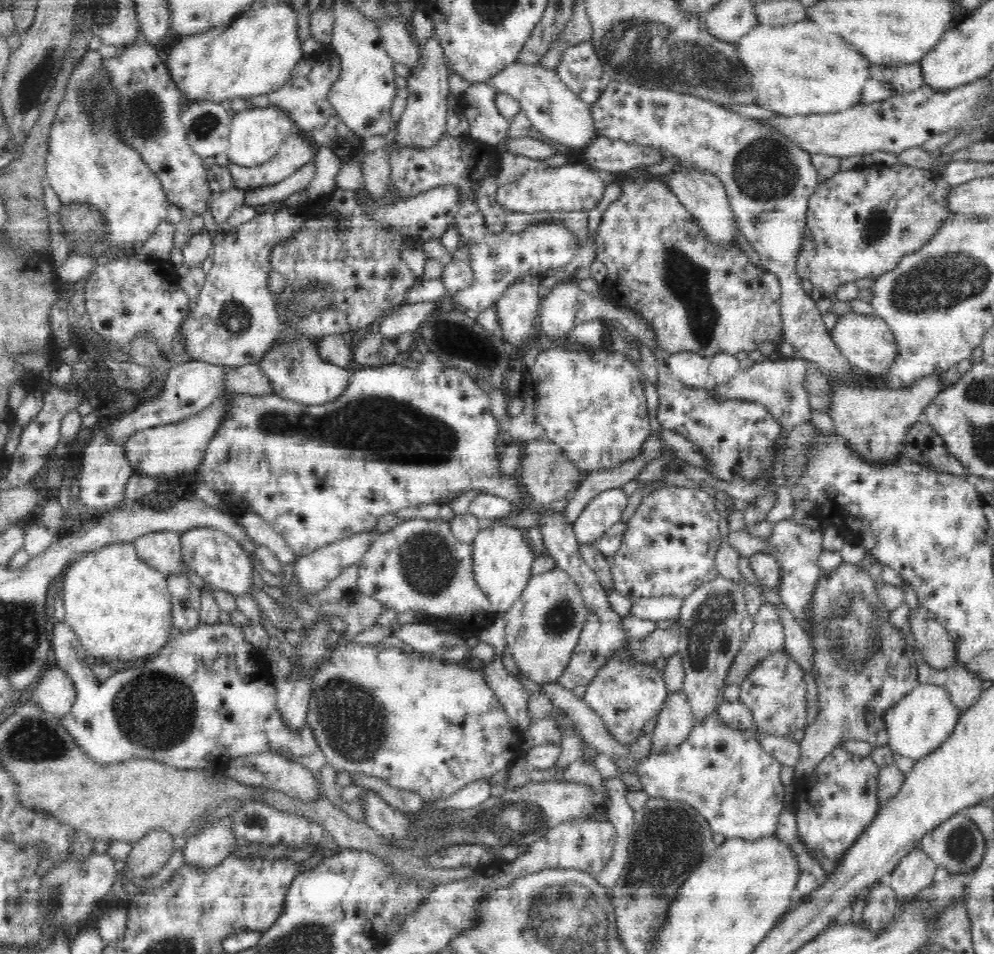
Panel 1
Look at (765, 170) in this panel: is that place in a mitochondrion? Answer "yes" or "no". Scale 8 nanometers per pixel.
yes

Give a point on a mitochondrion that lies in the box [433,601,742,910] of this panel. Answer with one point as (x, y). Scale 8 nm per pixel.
(669, 841)

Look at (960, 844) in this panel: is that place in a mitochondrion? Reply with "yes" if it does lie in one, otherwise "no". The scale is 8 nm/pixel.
yes

